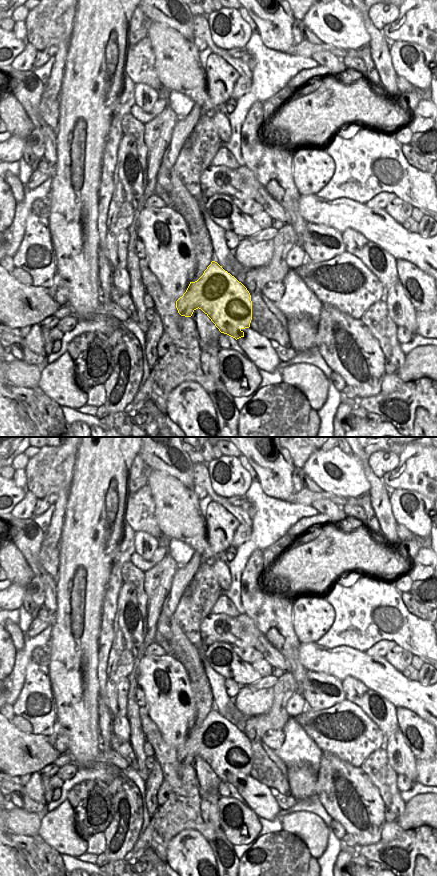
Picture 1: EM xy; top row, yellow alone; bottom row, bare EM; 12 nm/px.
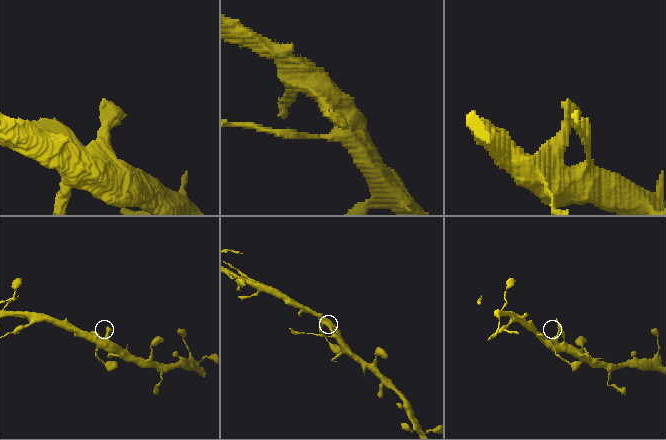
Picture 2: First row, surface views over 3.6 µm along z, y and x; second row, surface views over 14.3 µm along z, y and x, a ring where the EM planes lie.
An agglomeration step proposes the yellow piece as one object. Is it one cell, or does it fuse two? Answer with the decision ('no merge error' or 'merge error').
no merge error

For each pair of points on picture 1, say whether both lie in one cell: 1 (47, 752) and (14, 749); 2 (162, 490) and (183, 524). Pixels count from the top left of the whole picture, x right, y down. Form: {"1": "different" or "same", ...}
{"1": "same", "2": "same"}

